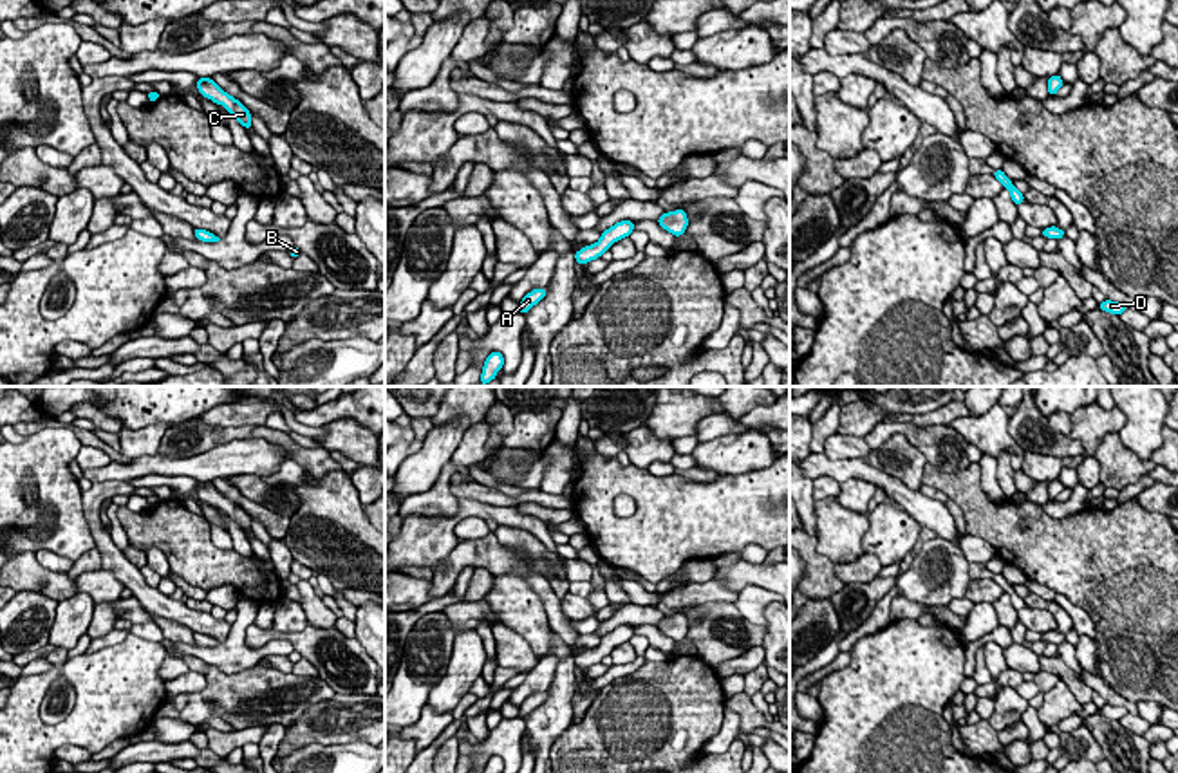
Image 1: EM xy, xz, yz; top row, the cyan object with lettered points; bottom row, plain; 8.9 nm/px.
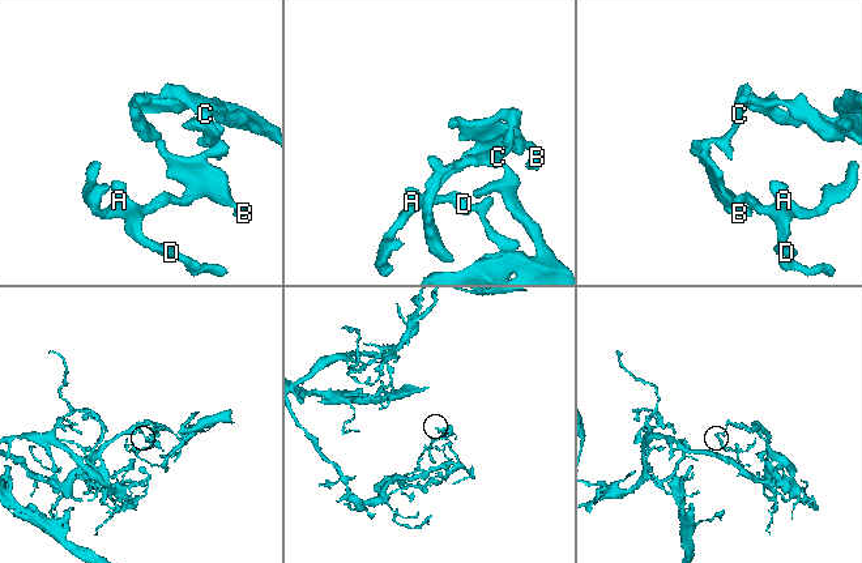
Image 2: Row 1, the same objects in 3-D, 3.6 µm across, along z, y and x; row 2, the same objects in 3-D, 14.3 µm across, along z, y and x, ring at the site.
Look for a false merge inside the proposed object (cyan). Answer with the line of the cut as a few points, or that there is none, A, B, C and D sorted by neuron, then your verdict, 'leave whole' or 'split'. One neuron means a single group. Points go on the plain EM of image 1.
no cut; A B C D; leave whole

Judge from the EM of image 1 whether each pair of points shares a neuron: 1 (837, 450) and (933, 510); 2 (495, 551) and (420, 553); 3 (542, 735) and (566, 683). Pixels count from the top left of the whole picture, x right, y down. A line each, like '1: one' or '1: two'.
1: two
2: two
3: one

